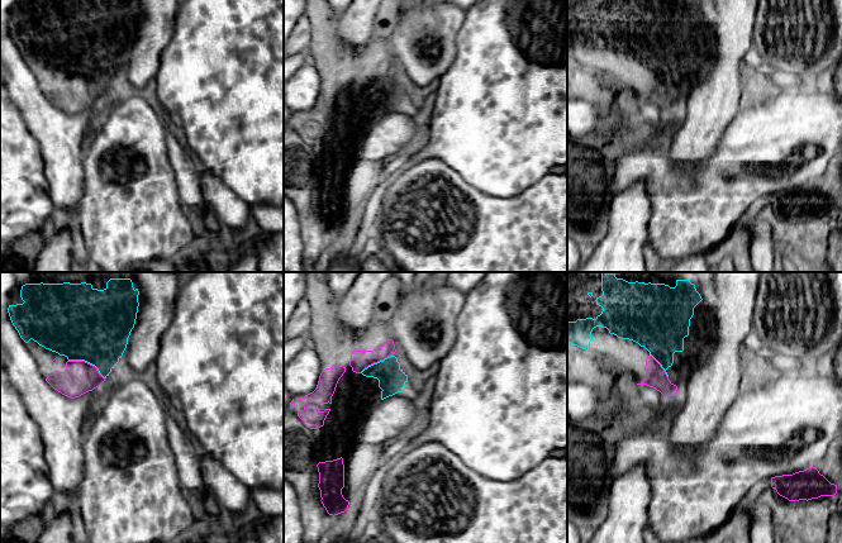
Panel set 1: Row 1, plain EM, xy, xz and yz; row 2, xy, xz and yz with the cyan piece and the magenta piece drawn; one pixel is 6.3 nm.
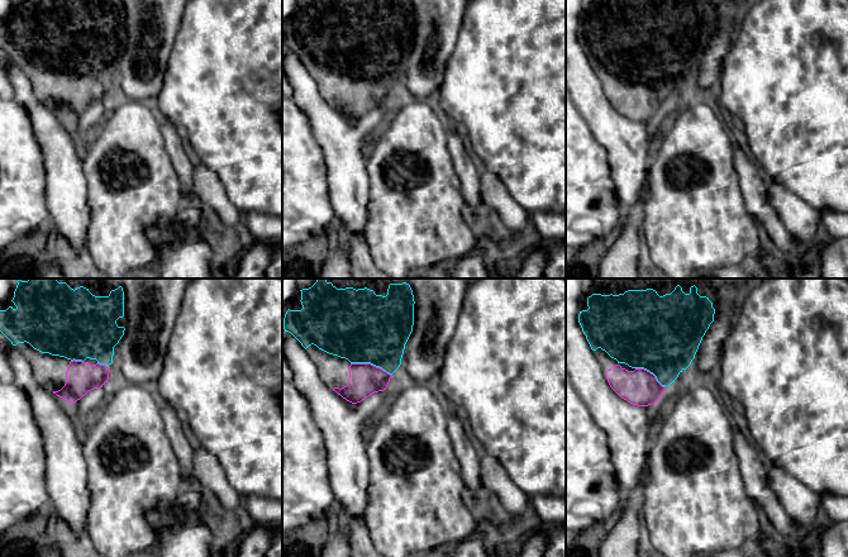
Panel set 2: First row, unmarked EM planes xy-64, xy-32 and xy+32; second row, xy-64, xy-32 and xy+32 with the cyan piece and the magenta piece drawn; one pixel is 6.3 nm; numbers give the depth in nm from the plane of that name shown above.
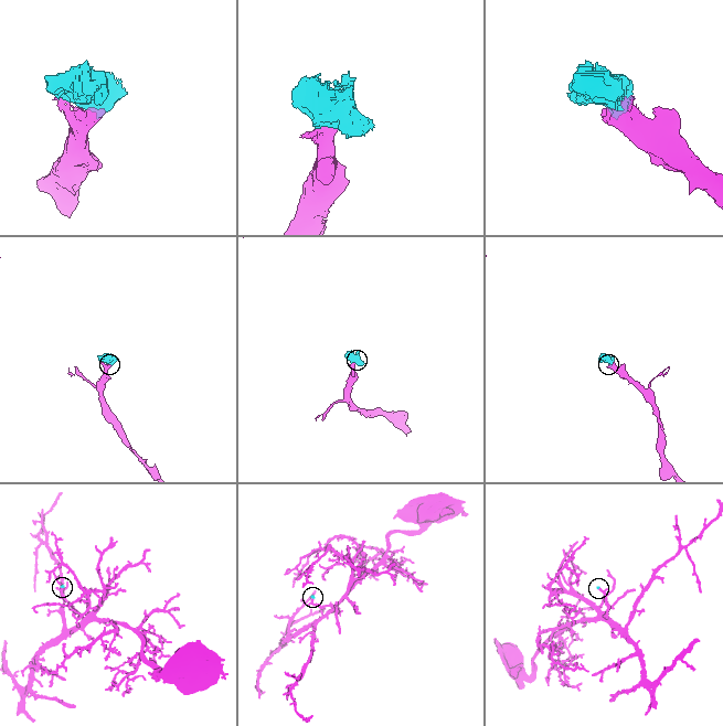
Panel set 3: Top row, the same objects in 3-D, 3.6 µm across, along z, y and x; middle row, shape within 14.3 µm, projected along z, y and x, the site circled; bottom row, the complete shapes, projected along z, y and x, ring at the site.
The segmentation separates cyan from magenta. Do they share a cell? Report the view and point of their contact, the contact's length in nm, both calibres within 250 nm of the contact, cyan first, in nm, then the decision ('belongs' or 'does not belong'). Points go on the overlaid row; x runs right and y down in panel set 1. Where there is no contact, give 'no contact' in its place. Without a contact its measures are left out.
contact xy (87, 362); length 260 nm; calibres 460 and 200 nm; belongs

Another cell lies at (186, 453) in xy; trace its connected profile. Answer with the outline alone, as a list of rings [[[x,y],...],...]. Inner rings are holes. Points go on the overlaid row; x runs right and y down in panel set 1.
[[[167,415],[167,435],[171,449],[175,454],[181,487],[200,491],[204,495],[204,506],[213,515],[218,515],[218,502],[205,489],[200,472],[199,448],[177,424],[176,419]]]

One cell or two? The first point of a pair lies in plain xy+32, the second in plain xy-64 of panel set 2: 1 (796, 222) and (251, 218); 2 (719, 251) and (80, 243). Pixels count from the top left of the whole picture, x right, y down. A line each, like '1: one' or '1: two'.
1: two
2: two

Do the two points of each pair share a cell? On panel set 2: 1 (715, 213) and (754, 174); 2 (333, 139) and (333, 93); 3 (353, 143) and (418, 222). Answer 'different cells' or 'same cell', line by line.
1: different cells
2: different cells
3: different cells

